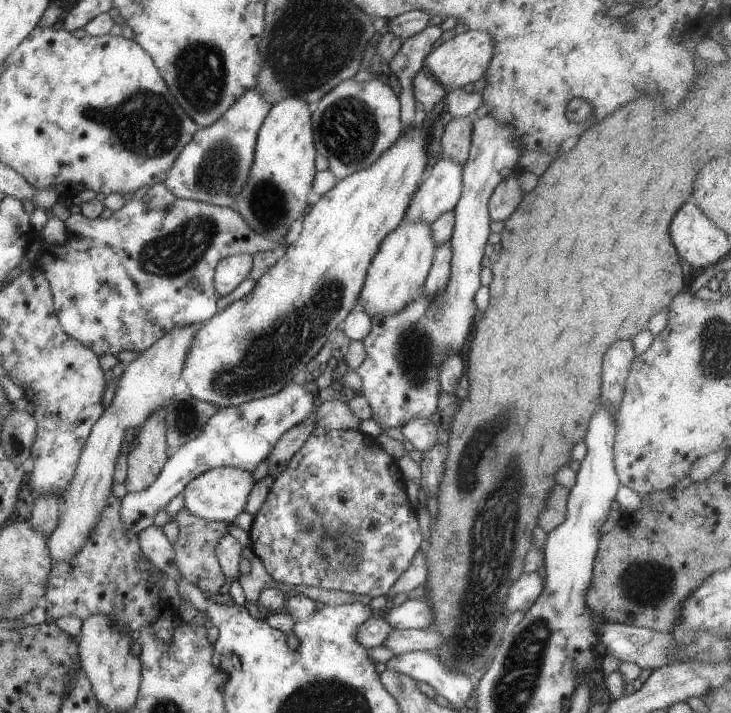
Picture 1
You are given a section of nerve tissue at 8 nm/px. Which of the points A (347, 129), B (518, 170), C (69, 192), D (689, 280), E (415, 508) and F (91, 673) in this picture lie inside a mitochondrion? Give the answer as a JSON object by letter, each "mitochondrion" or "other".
{"A":"mitochondrion","B":"other","C":"other","D":"other","E":"other","F":"other"}

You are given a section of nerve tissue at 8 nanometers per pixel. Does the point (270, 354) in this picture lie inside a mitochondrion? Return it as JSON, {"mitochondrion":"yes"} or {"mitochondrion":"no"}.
{"mitochondrion":"yes"}

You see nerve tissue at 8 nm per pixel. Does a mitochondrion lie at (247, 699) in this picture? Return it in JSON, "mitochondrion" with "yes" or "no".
{"mitochondrion":"no"}

